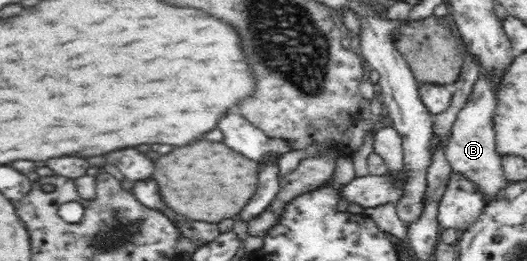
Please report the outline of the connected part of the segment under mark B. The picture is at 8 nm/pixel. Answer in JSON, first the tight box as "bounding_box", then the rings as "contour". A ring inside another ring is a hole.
{"bounding_box":[445,64,510,207],"contour":[[[508,64],[502,68],[483,69],[474,83],[470,98],[466,101],[464,108],[458,113],[458,120],[452,129],[452,138],[445,146],[446,158],[451,164],[454,173],[472,183],[480,193],[484,207],[489,207],[500,193],[510,184],[506,178],[503,159],[494,151],[494,134],[492,123],[492,112],[495,108],[495,88]]]}

